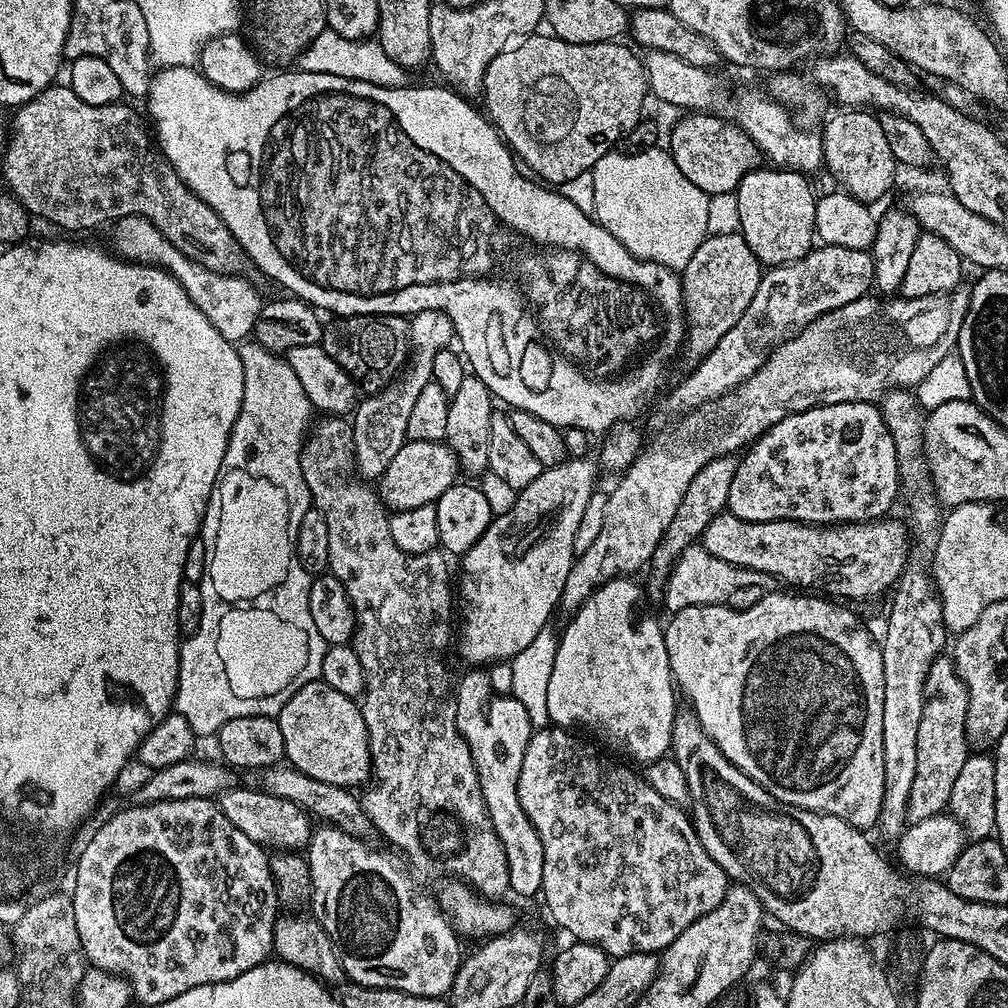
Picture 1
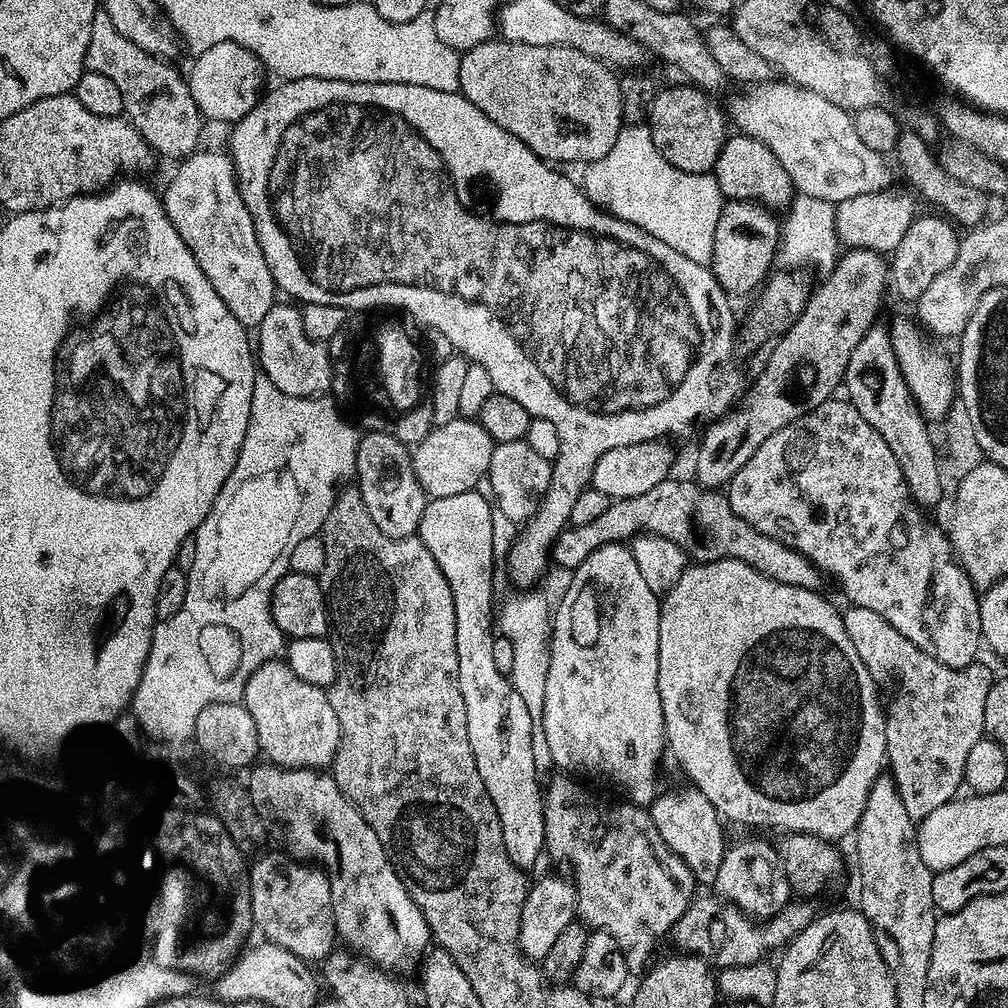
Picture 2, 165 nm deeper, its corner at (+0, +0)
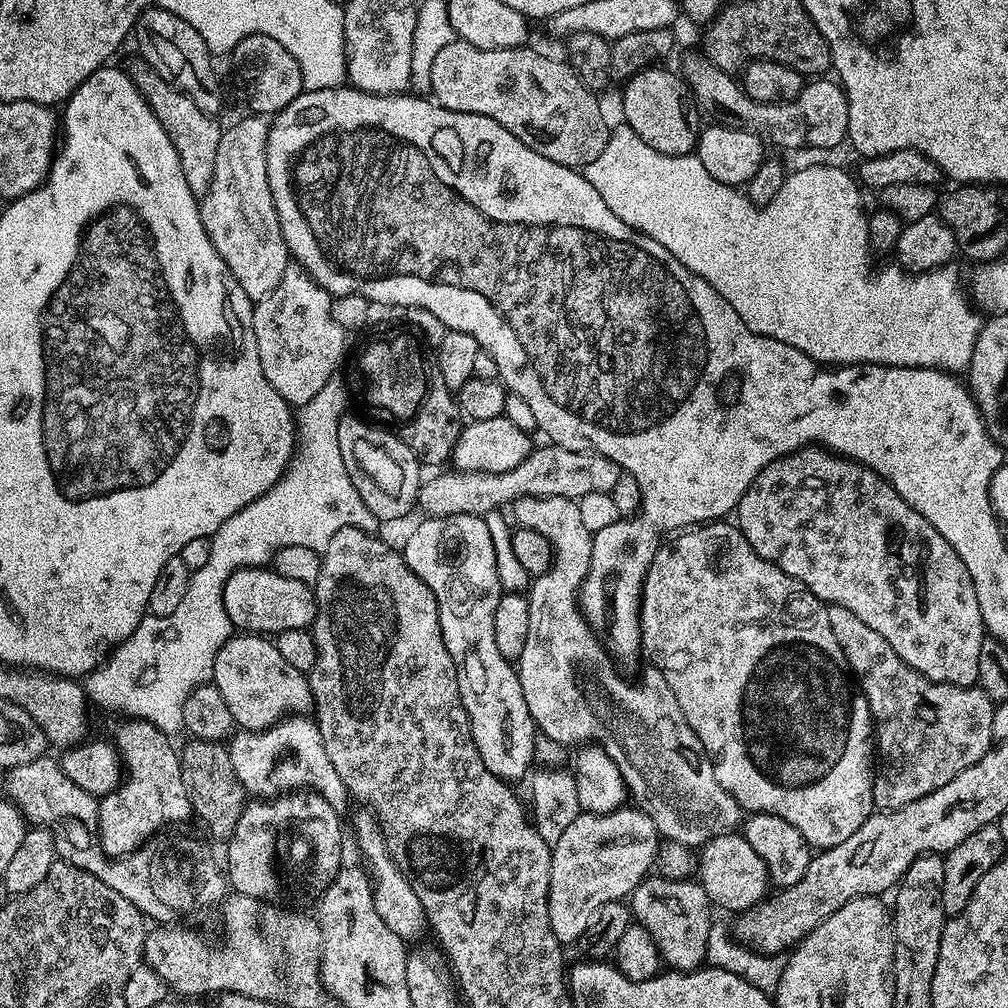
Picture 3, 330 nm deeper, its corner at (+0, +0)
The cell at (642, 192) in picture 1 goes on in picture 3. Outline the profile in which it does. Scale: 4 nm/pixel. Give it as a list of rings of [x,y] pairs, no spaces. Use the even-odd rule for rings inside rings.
[[[623,122],[617,124],[617,128],[613,127],[609,131],[602,154],[598,154],[598,158],[594,158],[594,162],[590,162],[582,170],[584,177],[588,179],[590,186],[594,186],[594,190],[598,190],[598,194],[602,194],[602,202],[606,202],[606,206],[610,206],[610,210],[614,210],[614,214],[618,214],[618,218],[622,218],[624,224],[629,224],[635,232],[640,232],[654,242],[666,246],[666,250],[670,250],[670,254],[674,254],[674,258],[678,258],[682,266],[686,266],[693,274],[714,286],[714,290],[718,290],[718,294],[722,294],[722,298],[726,298],[726,302],[734,306],[734,310],[742,318],[742,322],[746,322],[751,332],[769,336],[778,342],[786,342],[786,346],[802,350],[802,354],[824,366],[889,364],[899,368],[942,368],[953,374],[963,373],[967,369],[982,327],[982,316],[979,316],[981,313],[970,303],[965,285],[964,288],[960,285],[960,272],[955,268],[955,263],[949,262],[941,268],[932,268],[929,272],[915,274],[896,262],[891,262],[892,264],[886,265],[885,268],[872,268],[874,249],[868,240],[869,213],[864,212],[864,200],[860,197],[862,188],[851,171],[848,173],[840,168],[827,168],[824,164],[816,164],[813,168],[800,168],[797,172],[789,171],[782,182],[782,190],[778,190],[778,194],[774,194],[774,198],[770,198],[768,204],[757,206],[739,187],[723,184],[714,179],[710,170],[702,166],[699,156],[662,154],[646,146],[646,142],[642,142],[642,138],[638,138],[638,134],[634,134],[634,130],[630,130],[628,124]]]

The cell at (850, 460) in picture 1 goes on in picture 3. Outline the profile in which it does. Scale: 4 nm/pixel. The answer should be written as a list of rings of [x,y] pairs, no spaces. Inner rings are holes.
[[[816,446],[801,448],[798,452],[792,452],[789,456],[770,462],[760,471],[758,478],[754,478],[754,482],[746,490],[746,494],[742,494],[740,504],[734,513],[734,520],[759,556],[772,564],[777,564],[783,572],[790,574],[790,578],[805,584],[817,598],[824,601],[825,605],[842,606],[850,610],[850,614],[866,622],[870,630],[878,630],[878,634],[882,634],[882,638],[890,642],[894,654],[898,654],[898,658],[902,658],[906,666],[910,666],[935,684],[953,684],[959,688],[971,688],[977,683],[978,653],[982,650],[986,629],[982,610],[978,606],[978,594],[970,578],[970,570],[966,568],[966,562],[957,554],[954,546],[950,546],[950,542],[946,542],[946,538],[942,538],[942,534],[938,534],[938,530],[934,530],[934,526],[930,526],[930,522],[926,522],[922,514],[915,512],[875,470]]]

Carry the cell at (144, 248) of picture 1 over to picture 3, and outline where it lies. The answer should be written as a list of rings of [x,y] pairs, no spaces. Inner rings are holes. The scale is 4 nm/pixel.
[[[245,115],[245,120],[225,127],[220,133],[218,158],[214,162],[214,178],[210,190],[199,201],[202,226],[222,262],[234,274],[238,286],[246,290],[248,299],[255,302],[266,298],[282,278],[290,263],[290,253],[273,210],[268,175],[269,117]],[[260,196],[260,197],[256,197]],[[268,212],[268,224],[262,217]]]

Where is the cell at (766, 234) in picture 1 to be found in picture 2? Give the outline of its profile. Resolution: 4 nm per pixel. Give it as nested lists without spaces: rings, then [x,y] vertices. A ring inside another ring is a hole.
[[[732,134],[725,139],[716,159],[714,175],[721,197],[728,200],[750,200],[769,210],[784,210],[794,199],[792,179],[782,170],[782,162],[778,162],[764,144],[743,134]]]

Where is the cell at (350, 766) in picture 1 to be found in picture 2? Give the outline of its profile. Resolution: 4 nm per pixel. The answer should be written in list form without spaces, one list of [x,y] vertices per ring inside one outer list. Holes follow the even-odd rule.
[[[276,658],[264,665],[263,669],[246,682],[244,709],[254,718],[254,726],[258,730],[260,751],[271,763],[281,768],[315,768],[324,770],[331,765],[340,745],[340,723],[338,714],[334,714],[334,706],[330,706],[330,698],[325,689],[310,686],[310,682],[302,682],[294,670],[283,659]]]

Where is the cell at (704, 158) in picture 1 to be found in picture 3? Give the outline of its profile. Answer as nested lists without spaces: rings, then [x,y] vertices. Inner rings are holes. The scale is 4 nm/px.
[[[653,66],[642,70],[638,74],[631,76],[623,85],[624,116],[622,116],[622,120],[623,123],[630,126],[630,130],[634,130],[634,134],[638,134],[638,138],[642,138],[642,142],[646,142],[646,146],[650,146],[662,154],[687,156],[695,149],[696,142],[700,138],[702,131],[700,116],[702,117],[702,112],[683,75],[676,73],[675,76],[674,73],[667,72],[666,69],[660,67]]]

